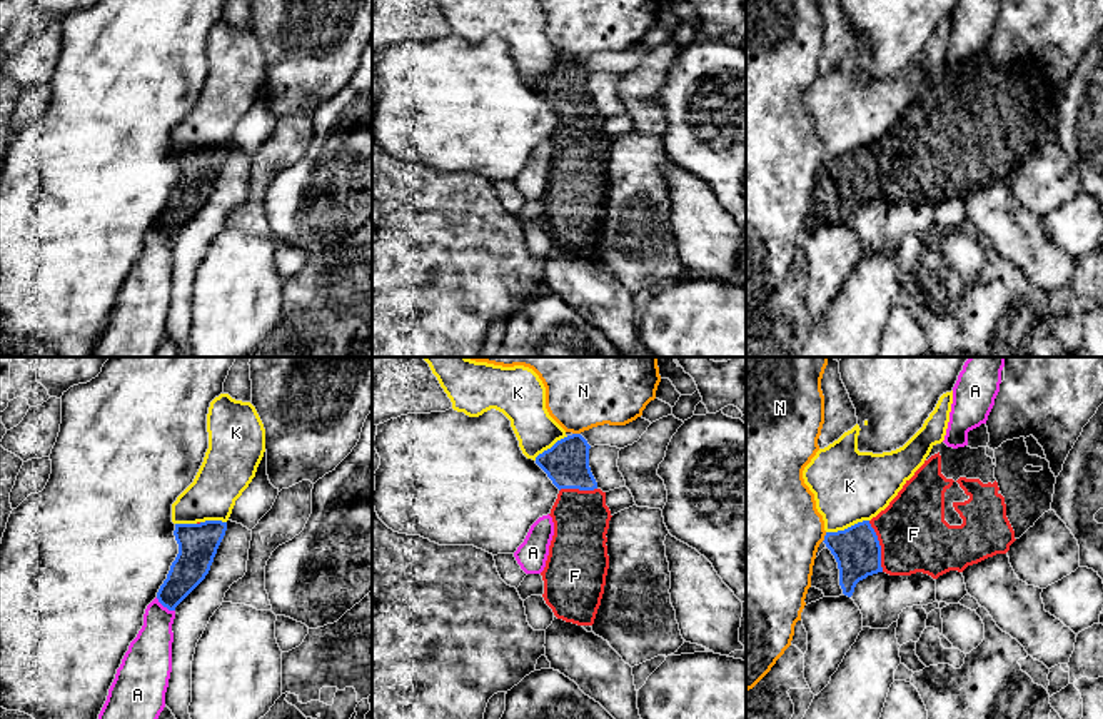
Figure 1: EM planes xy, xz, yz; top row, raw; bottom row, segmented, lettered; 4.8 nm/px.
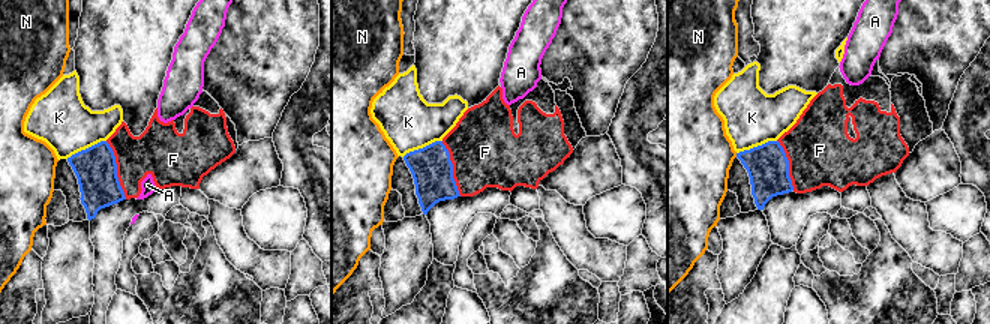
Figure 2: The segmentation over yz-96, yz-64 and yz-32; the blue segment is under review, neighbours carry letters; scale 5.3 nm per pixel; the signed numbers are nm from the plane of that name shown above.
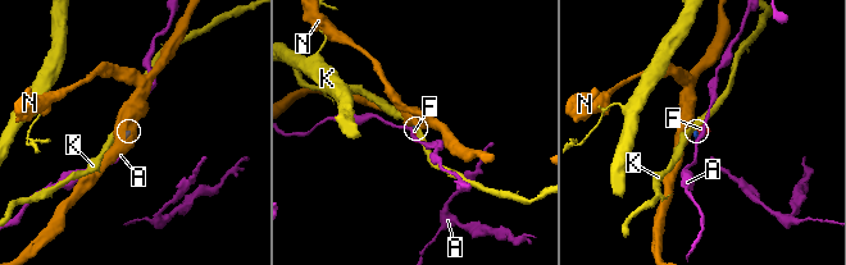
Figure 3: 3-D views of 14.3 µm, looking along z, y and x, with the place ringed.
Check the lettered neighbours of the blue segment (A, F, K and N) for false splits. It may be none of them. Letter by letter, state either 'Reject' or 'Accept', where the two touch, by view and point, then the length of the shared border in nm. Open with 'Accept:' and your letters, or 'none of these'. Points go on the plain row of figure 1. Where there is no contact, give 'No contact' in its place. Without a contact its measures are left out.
Accept: F
A: Reject. Touches blue at xy (166, 232). Shared border 120 nm
F: Accept. Touches blue at yz (880, 172). Shared border 260 nm
K: Reject. Touches blue at yz (848, 154). Shared border 220 nm
N: Reject. Touches blue at yz (825, 164). Shared border 50 nm

